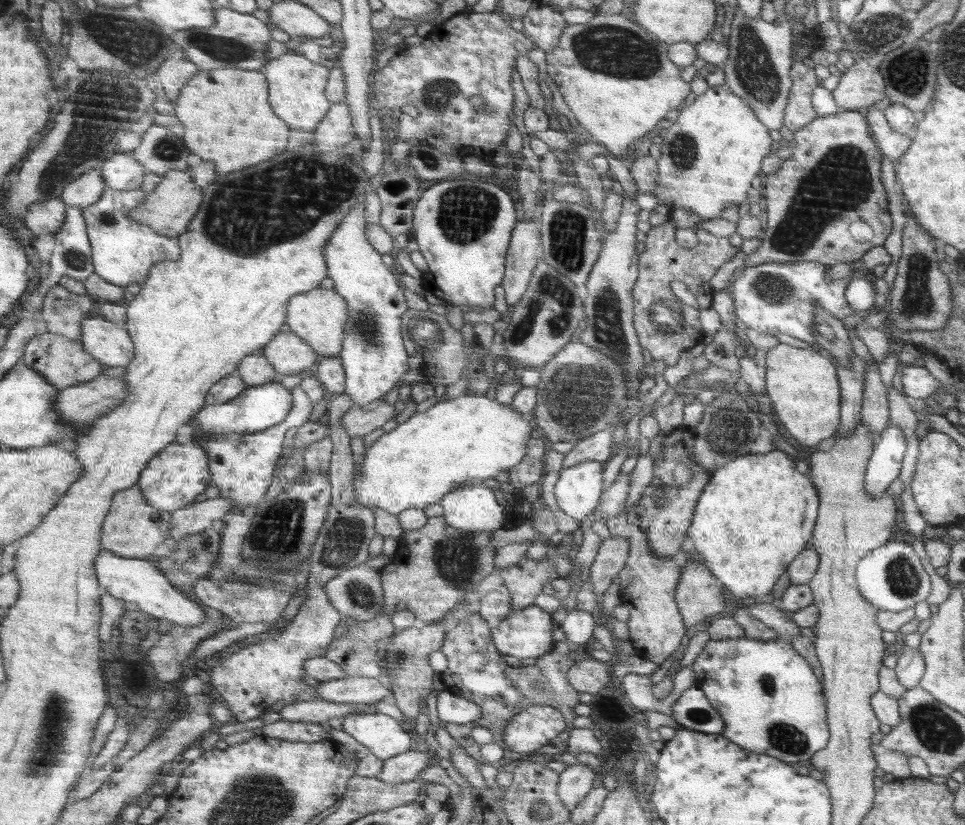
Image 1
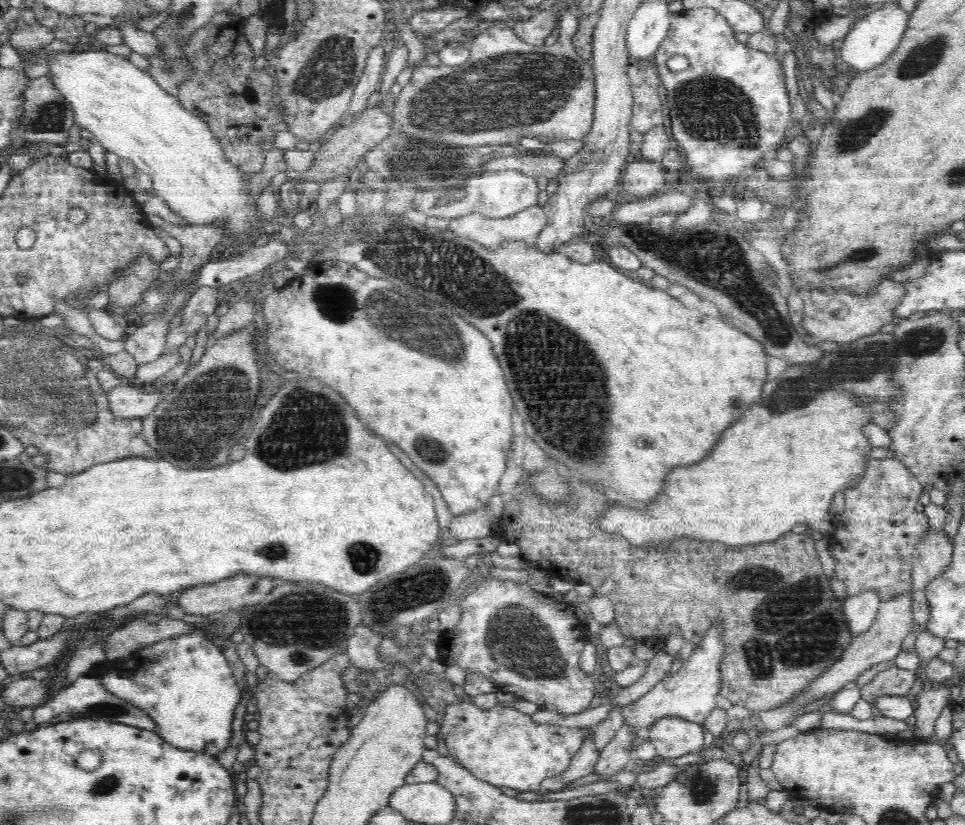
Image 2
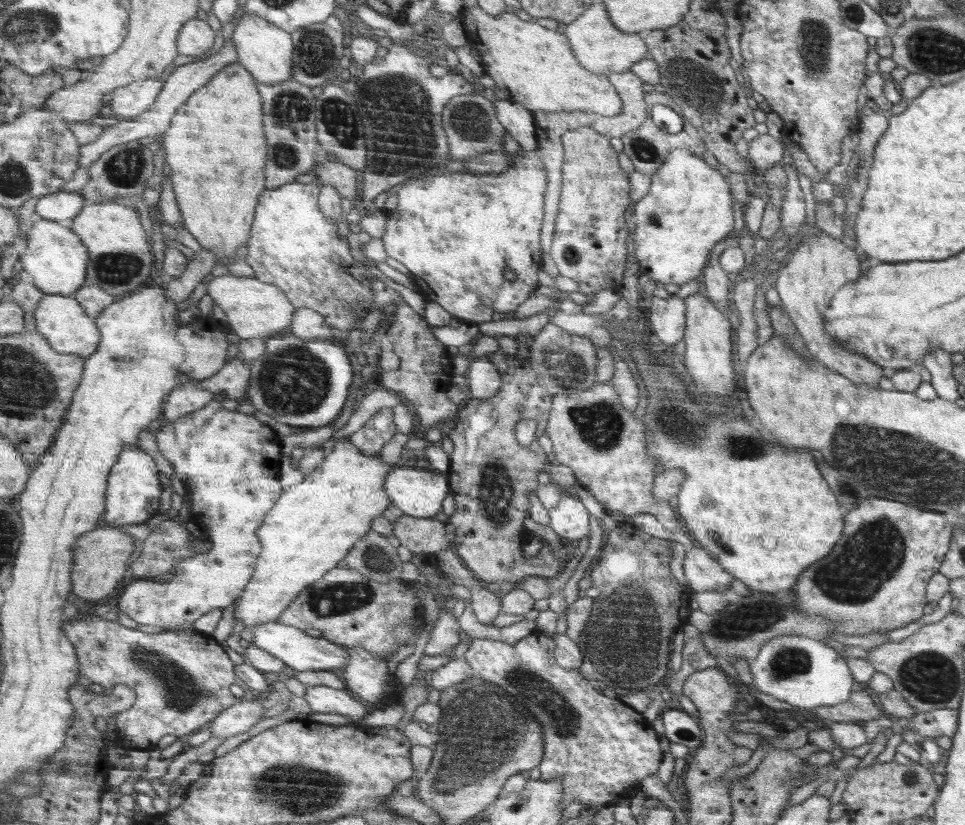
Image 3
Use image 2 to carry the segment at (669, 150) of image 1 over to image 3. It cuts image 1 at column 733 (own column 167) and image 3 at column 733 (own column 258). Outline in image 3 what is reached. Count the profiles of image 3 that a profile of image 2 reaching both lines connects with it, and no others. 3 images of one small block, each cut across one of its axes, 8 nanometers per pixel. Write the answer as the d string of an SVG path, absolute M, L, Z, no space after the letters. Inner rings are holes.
M673 148L656 174L651 175L651 185L637 203L633 204L635 254L640 265L639 273L653 285L683 285L701 278L710 260L714 245L732 232L732 198L730 186L720 172L712 170L702 158L686 148Z

